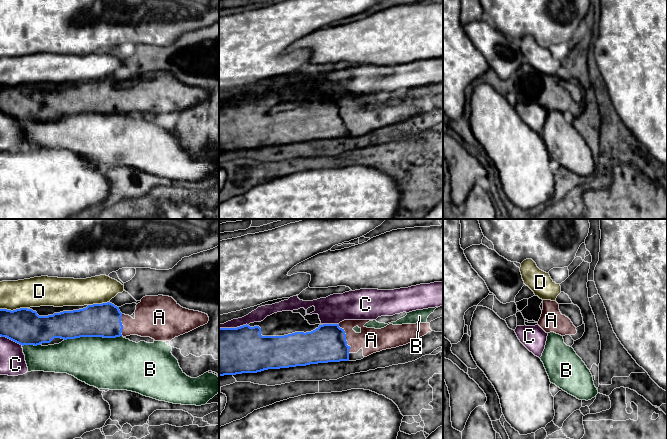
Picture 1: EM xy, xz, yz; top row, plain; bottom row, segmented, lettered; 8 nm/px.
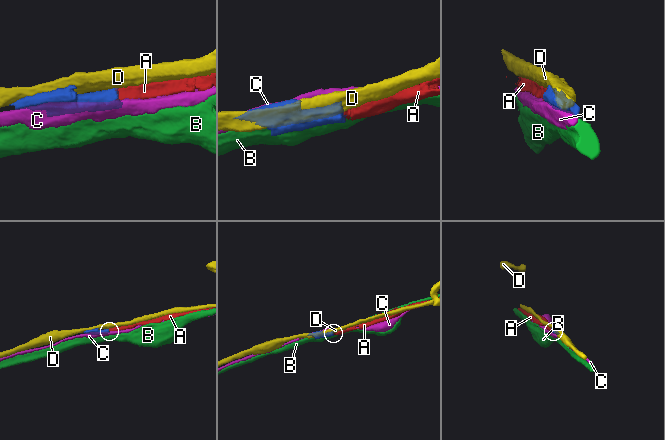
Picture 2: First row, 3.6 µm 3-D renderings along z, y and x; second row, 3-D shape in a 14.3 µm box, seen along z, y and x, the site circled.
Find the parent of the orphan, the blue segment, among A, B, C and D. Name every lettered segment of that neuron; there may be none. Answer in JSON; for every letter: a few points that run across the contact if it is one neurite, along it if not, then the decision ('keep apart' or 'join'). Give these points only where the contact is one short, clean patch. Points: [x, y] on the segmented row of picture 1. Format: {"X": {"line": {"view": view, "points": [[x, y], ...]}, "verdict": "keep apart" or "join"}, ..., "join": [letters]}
{"A": {"line": {"view": "xz", "points": [[327, 343], [345, 339], [371, 340]]}, "verdict": "join"}, "B": {"verdict": "keep apart"}, "C": {"verdict": "keep apart"}, "D": {"verdict": "keep apart"}, "join": ["A"]}

